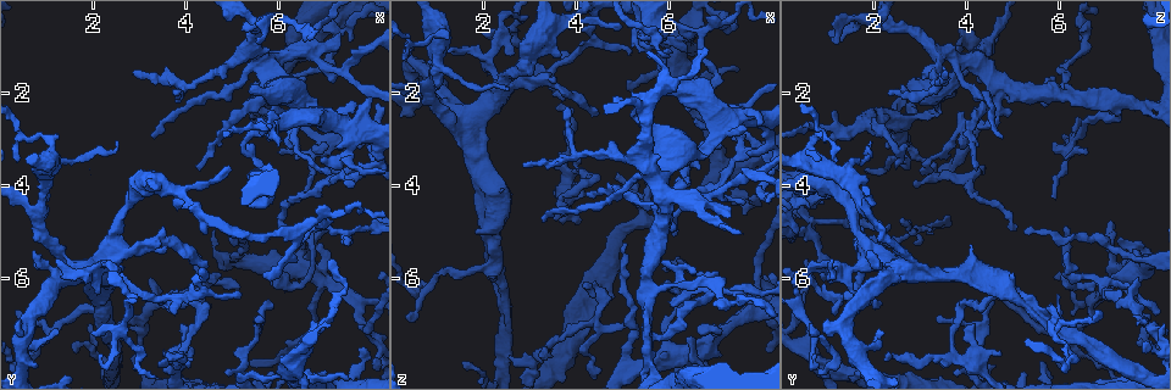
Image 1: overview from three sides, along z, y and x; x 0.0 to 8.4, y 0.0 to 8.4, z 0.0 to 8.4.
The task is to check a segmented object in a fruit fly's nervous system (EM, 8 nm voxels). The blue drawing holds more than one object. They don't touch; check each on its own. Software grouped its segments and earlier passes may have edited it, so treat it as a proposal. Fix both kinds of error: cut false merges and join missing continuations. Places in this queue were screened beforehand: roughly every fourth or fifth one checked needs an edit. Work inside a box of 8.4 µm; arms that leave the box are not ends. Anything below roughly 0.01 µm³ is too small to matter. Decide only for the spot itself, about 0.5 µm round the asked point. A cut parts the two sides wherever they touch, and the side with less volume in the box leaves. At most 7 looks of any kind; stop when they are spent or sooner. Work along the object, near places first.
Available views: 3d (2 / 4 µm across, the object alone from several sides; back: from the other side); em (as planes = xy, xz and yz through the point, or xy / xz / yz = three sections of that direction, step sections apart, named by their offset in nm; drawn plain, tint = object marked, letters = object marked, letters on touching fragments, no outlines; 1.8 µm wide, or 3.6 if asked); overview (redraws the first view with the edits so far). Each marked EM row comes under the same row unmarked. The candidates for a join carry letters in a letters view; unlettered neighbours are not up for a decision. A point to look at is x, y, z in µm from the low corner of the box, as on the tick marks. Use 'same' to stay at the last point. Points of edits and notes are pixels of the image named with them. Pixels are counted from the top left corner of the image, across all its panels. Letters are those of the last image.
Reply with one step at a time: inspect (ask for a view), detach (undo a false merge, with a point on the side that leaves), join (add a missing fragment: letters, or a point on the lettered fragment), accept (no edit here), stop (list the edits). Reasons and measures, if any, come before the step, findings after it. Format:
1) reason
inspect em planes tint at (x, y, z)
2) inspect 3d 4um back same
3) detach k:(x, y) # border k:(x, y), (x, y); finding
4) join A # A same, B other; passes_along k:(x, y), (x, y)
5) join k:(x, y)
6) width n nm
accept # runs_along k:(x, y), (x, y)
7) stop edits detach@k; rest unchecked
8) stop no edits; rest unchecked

a fork
inspect em 3.6um planes letters at (7.45, 5.10, 2.80)

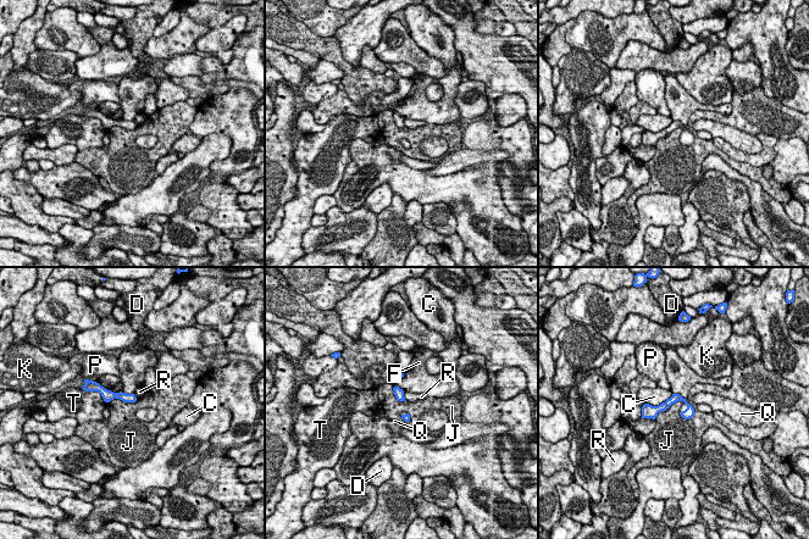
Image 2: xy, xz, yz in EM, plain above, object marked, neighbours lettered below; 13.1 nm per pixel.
width 120 nm
accept # C other, D other, F other, J other, K other, P other, Q other, R other, T other; runs_along 2:(691, 411), (682, 399), (672, 399), (644, 415); one neuron here

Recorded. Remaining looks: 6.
four arms meet
inspect em planes letters at (6.65, 4.80, 0.70)

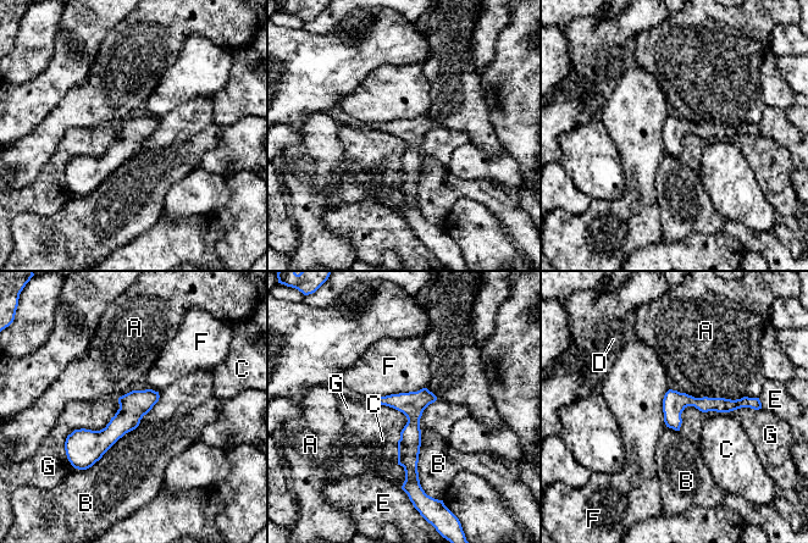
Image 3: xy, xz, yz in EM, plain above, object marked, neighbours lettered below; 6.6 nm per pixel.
accept # A other, B other, C other, D other, E other, F other, G other; border 3:(761, 408), (687, 406), (679, 430); continuous, no second neuron

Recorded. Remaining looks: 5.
arms part here
inspect em planes letters at (2.25, 6.85, 5.70)

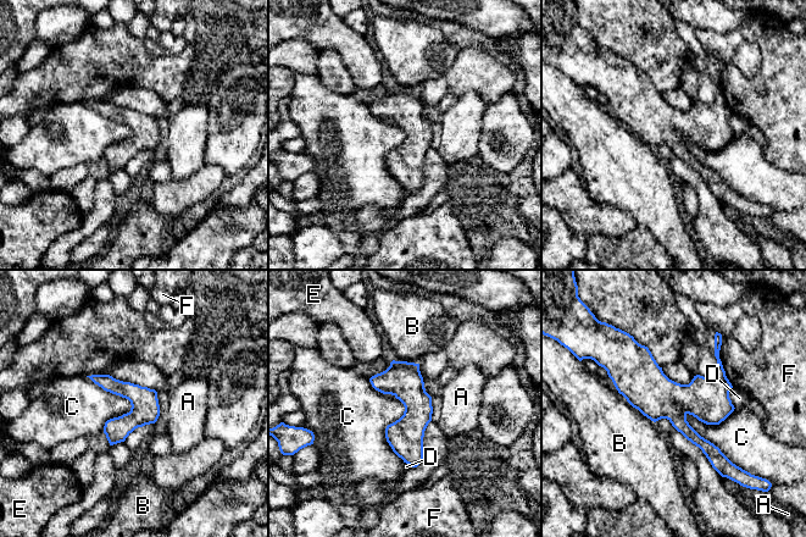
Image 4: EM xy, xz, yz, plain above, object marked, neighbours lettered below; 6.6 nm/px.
longest_contact C 500 nm
accept # A other, B other, C other, D other, E other, F other; runs_along 4:(616, 369), (633, 375), (726, 461); continuous, no second neuron

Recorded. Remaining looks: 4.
stop no edits; rest unchecked

